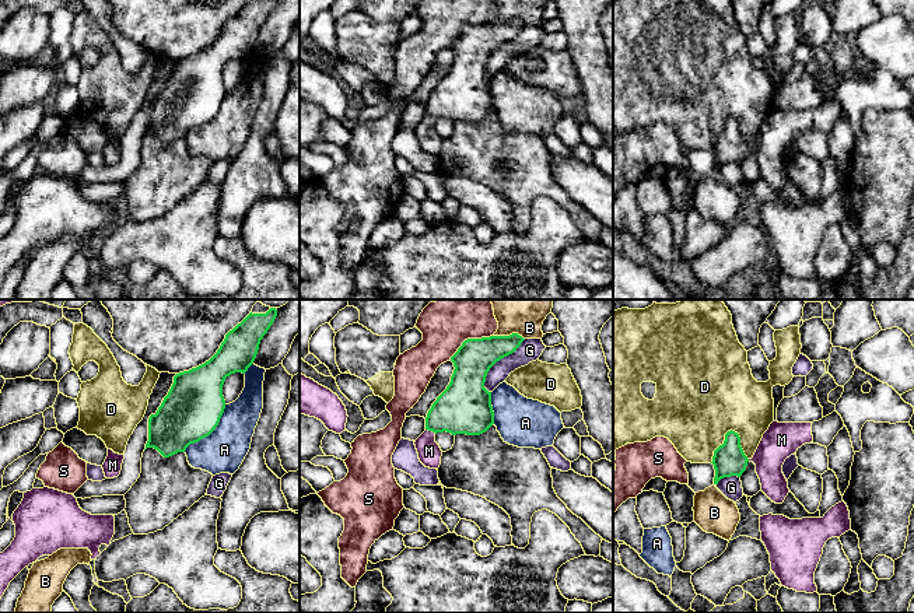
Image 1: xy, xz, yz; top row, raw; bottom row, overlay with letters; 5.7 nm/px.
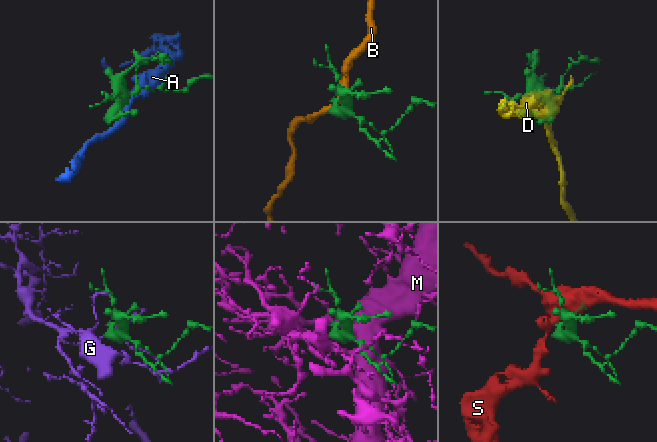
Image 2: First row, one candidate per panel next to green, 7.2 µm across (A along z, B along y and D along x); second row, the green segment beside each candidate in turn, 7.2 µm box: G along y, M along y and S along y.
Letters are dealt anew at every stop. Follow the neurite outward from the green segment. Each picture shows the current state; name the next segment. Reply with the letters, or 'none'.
M

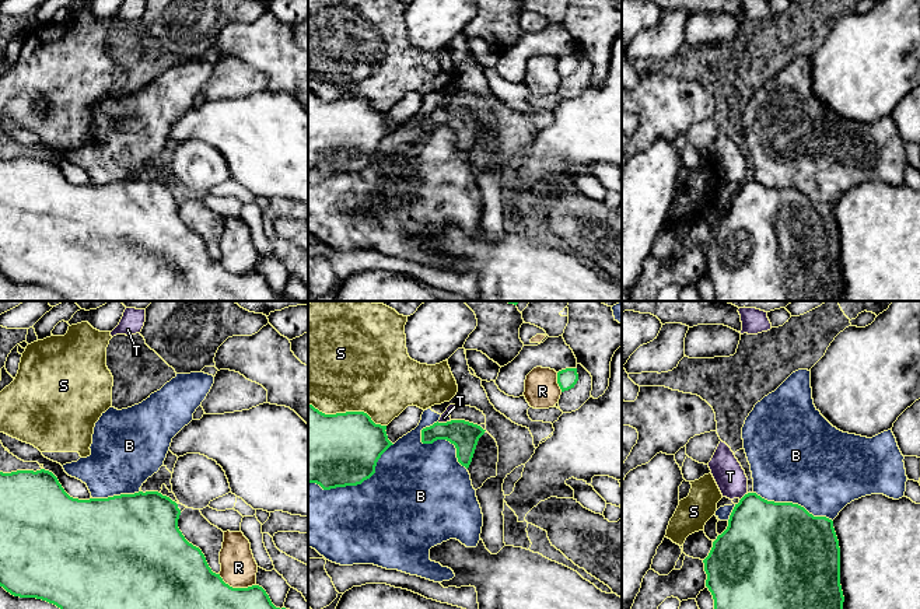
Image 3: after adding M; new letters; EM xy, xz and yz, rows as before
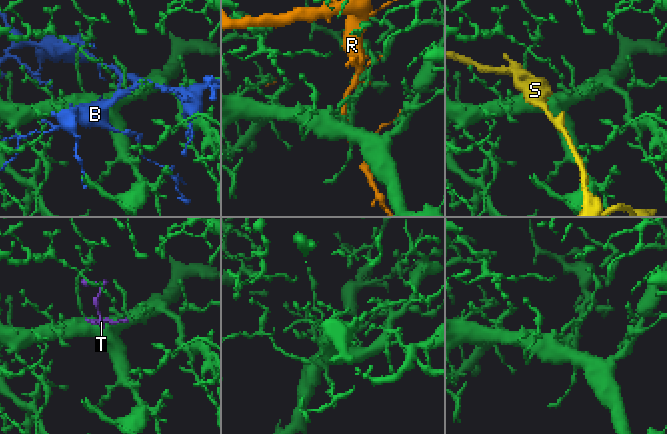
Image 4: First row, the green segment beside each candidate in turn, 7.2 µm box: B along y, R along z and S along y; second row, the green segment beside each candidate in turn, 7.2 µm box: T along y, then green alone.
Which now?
T

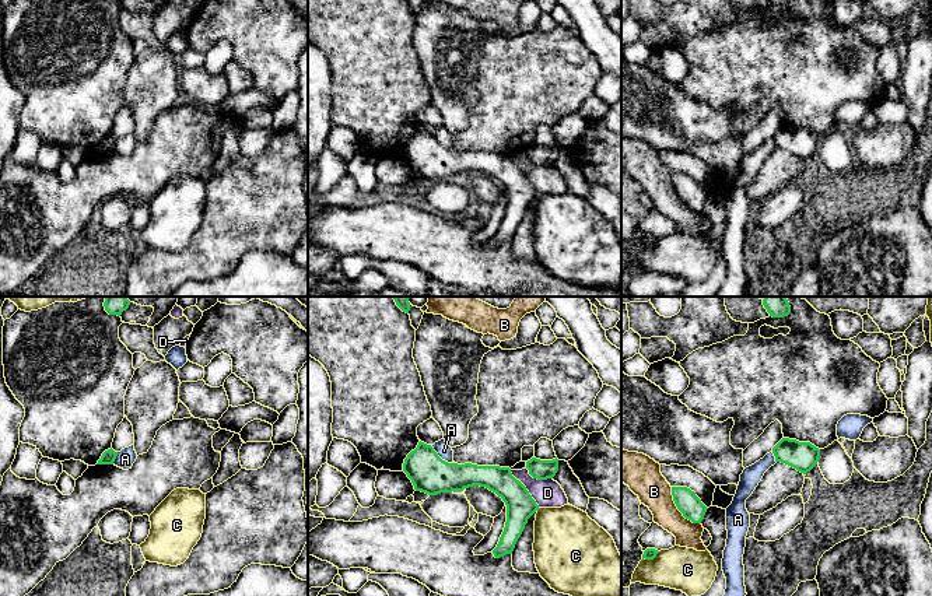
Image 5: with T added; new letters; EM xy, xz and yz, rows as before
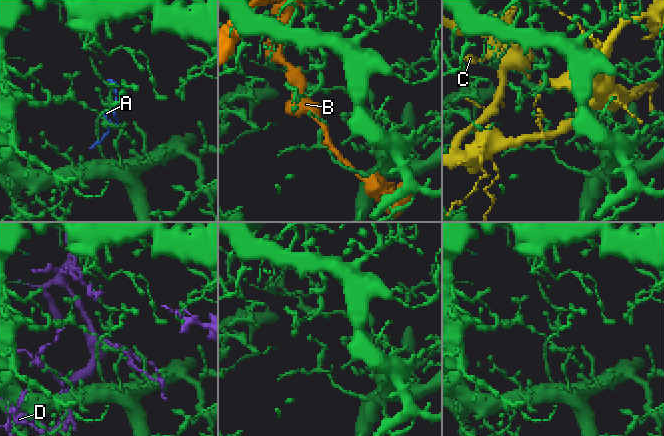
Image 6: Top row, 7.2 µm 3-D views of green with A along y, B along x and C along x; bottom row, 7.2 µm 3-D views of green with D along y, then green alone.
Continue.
none

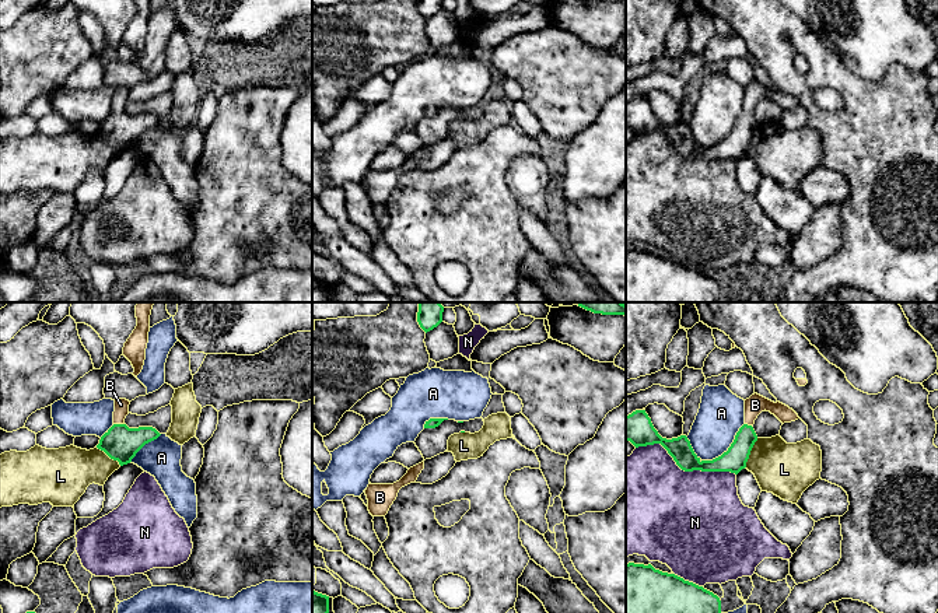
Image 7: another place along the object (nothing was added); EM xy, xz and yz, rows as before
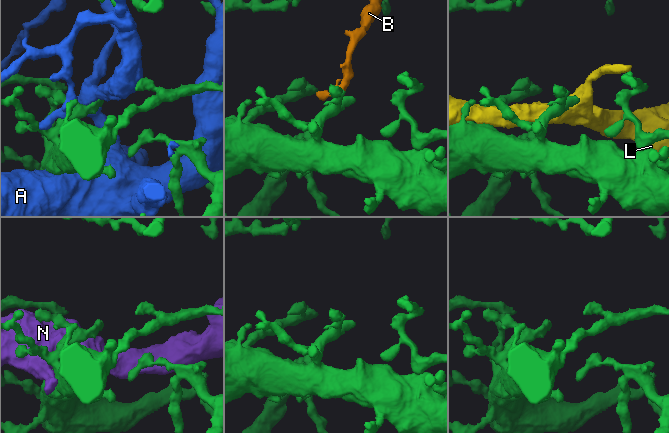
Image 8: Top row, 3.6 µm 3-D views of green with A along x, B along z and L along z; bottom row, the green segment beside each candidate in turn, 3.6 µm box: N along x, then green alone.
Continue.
B

